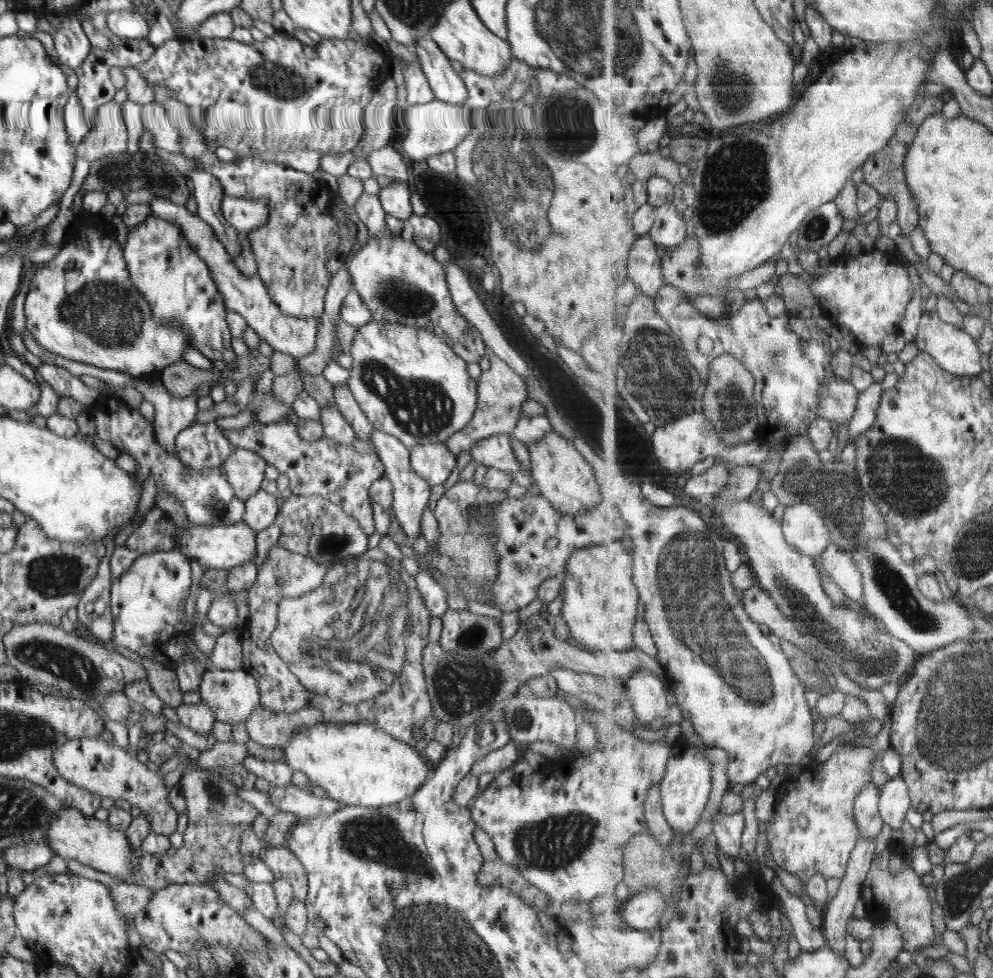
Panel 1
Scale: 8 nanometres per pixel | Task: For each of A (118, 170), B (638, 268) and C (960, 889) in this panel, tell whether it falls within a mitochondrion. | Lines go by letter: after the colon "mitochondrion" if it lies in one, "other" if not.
A: mitochondrion
B: other
C: mitochondrion

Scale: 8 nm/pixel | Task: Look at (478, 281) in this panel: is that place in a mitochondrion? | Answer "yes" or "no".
yes

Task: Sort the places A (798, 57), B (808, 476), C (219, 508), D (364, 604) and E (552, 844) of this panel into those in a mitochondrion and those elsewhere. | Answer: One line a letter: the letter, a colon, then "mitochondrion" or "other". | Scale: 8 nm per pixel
A: other
B: mitochondrion
C: mitochondrion
D: mitochondrion
E: mitochondrion

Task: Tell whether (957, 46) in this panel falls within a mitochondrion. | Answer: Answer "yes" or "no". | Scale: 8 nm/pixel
no

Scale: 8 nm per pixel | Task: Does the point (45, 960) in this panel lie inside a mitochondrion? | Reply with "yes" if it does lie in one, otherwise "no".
no

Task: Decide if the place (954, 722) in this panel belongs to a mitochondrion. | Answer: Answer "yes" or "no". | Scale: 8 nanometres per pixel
yes

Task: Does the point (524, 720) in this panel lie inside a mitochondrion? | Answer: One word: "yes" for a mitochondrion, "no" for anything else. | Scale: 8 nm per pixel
yes

